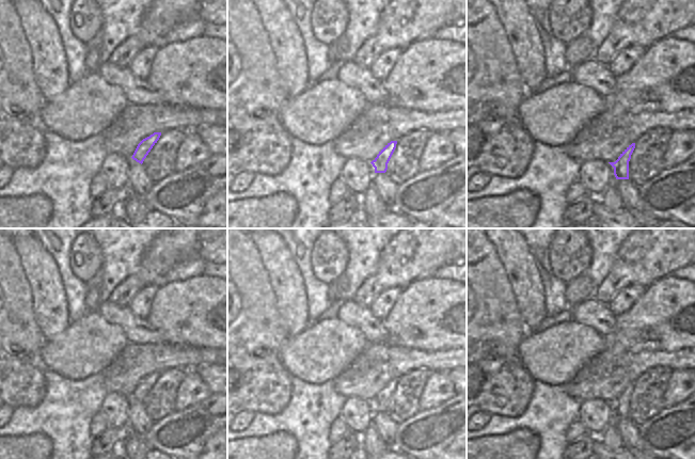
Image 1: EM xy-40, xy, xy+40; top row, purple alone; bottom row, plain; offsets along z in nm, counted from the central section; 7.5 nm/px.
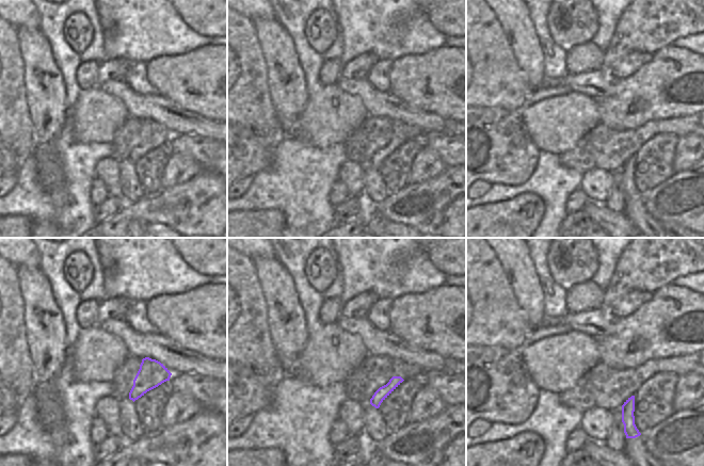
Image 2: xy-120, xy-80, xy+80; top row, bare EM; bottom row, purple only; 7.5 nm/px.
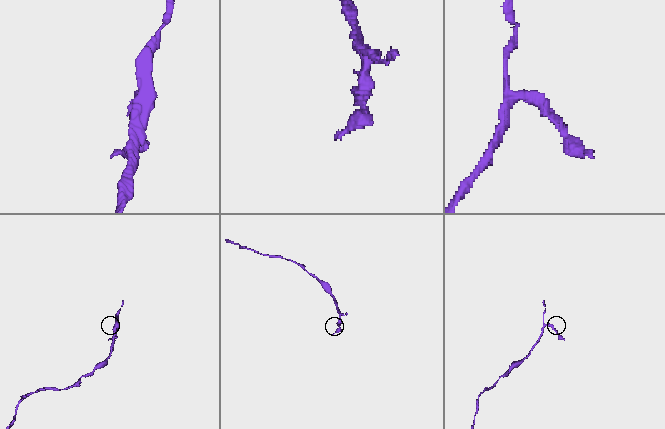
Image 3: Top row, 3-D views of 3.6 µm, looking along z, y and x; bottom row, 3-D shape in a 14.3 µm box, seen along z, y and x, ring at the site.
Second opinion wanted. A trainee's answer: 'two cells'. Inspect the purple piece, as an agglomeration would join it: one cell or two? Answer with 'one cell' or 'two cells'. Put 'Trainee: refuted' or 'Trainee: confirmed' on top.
Trainee: refuted
one cell

